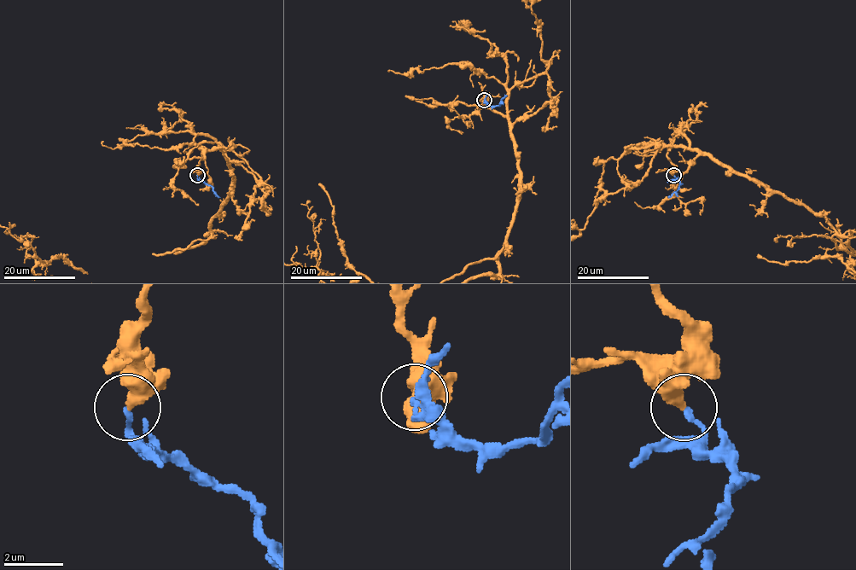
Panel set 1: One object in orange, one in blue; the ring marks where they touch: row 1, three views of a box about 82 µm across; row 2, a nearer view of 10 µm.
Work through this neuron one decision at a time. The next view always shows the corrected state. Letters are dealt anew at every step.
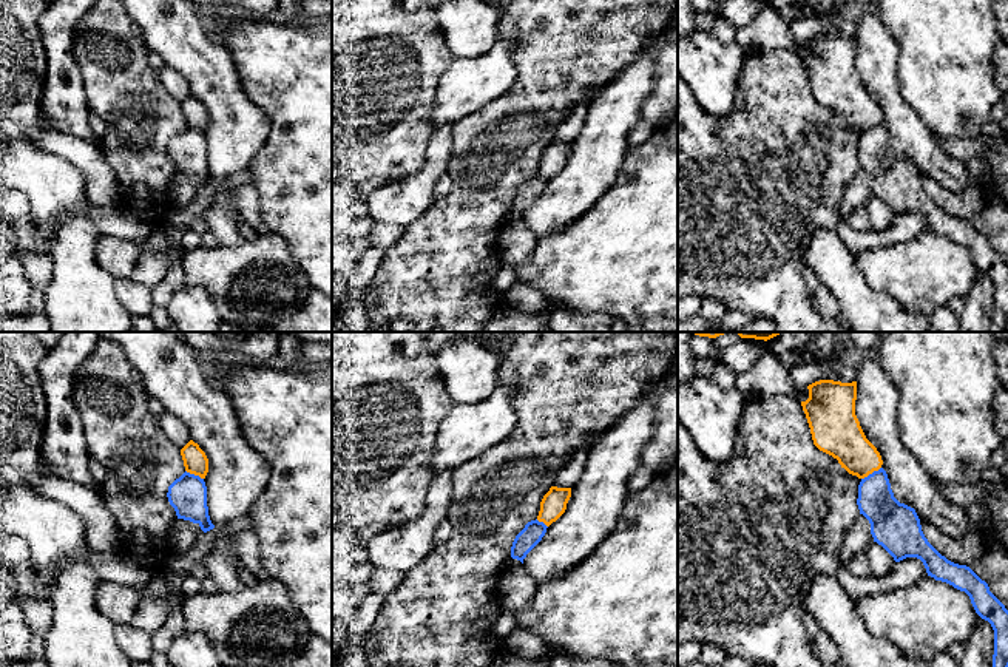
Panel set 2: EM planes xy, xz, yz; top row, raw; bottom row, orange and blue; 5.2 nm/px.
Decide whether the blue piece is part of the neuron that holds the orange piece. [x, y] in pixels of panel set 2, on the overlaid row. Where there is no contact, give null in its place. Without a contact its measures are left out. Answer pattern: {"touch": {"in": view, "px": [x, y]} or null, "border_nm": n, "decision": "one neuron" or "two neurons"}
{"touch": {"in": "yz", "px": [871, 473]}, "border_nm": 120, "decision": "two neurons"}

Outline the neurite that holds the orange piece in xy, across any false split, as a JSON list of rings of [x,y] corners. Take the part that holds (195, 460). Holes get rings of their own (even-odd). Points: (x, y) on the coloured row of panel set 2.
[[[190,440],[182,449],[181,455],[184,460],[185,471],[201,479],[205,479],[208,472],[208,459],[198,443]]]

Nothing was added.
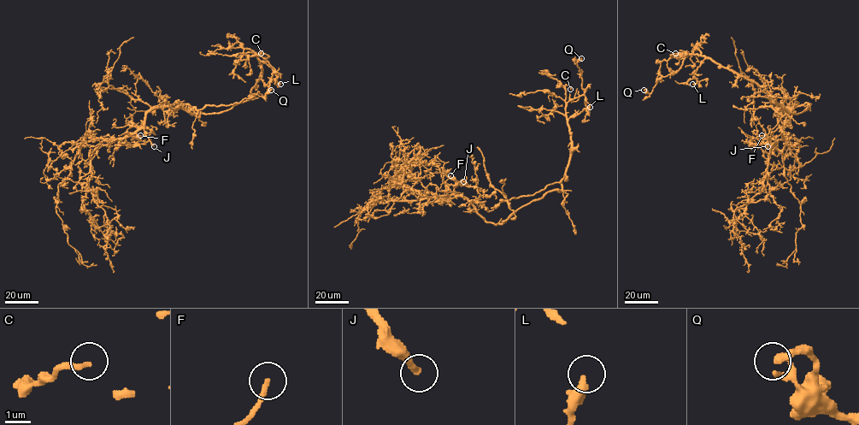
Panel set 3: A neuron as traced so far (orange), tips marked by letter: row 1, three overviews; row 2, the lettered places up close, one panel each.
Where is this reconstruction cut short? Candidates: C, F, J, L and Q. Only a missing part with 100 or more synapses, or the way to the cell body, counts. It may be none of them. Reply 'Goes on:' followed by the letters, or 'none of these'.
Goes on: J

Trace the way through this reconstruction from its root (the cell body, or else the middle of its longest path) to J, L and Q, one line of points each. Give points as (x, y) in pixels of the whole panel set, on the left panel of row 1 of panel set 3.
J: (171, 112), (152, 108), (146, 114), (144, 132), (154, 146)
L: (171, 112), (183, 108), (196, 115), (207, 105), (250, 98), (261, 73), (258, 59), (271, 67), (280, 84)
Q: (171, 112), (196, 115), (207, 105), (250, 98), (261, 73), (256, 55), (274, 69), (271, 90)

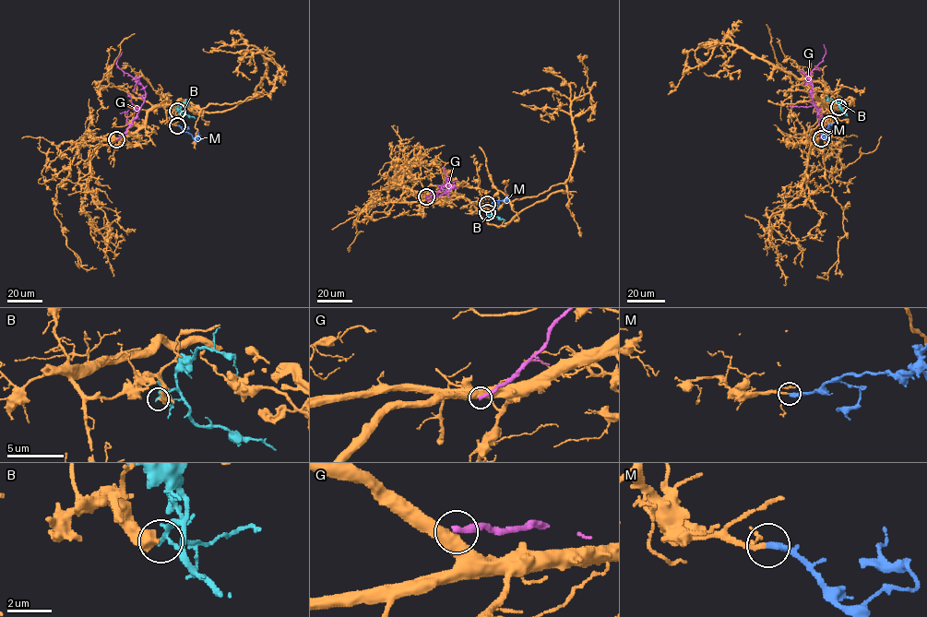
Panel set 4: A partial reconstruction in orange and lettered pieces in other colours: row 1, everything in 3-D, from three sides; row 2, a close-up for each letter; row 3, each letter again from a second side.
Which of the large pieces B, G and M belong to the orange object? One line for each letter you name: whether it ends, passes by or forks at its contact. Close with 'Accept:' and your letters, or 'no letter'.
M: it ends
Accept: M

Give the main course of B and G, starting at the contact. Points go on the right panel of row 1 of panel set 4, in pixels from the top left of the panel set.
B: (838, 107), (840, 103), (837, 100), (828, 99), (829, 103)
G: (821, 138), (819, 118), (812, 99), (813, 82), (808, 74), (823, 60), (825, 51), (824, 44)

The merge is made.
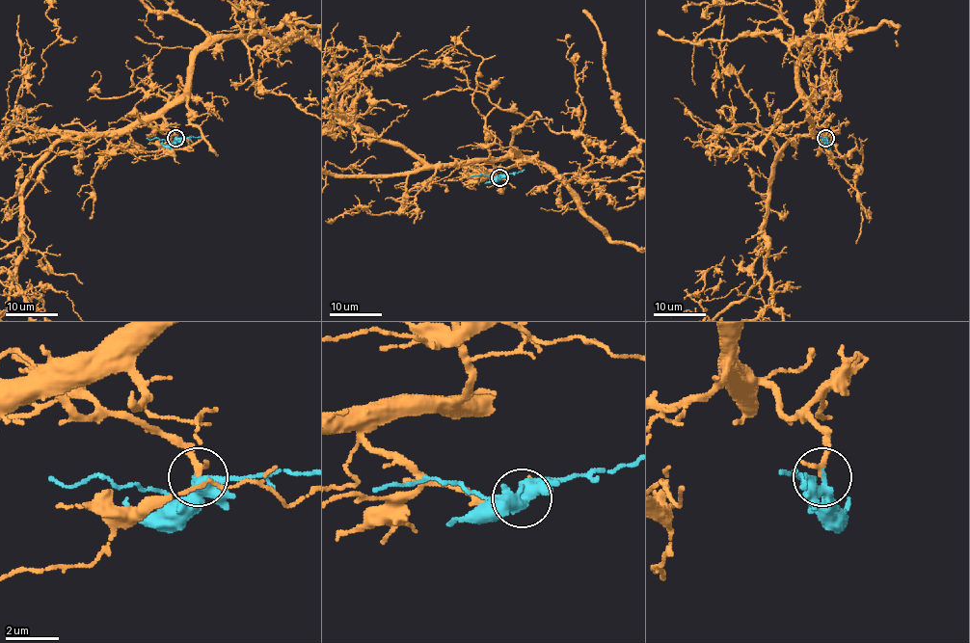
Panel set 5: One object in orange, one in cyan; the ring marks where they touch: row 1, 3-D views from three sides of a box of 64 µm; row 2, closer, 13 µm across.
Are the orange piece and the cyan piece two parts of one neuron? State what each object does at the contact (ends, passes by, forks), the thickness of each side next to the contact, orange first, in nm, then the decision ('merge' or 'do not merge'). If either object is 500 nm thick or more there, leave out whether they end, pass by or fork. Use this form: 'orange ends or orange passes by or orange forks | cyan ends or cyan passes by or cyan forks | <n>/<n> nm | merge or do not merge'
orange ends | cyan passes by | 220/360 nm | merge

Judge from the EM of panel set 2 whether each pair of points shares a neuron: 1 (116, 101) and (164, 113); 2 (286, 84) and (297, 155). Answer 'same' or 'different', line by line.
1: same
2: same

